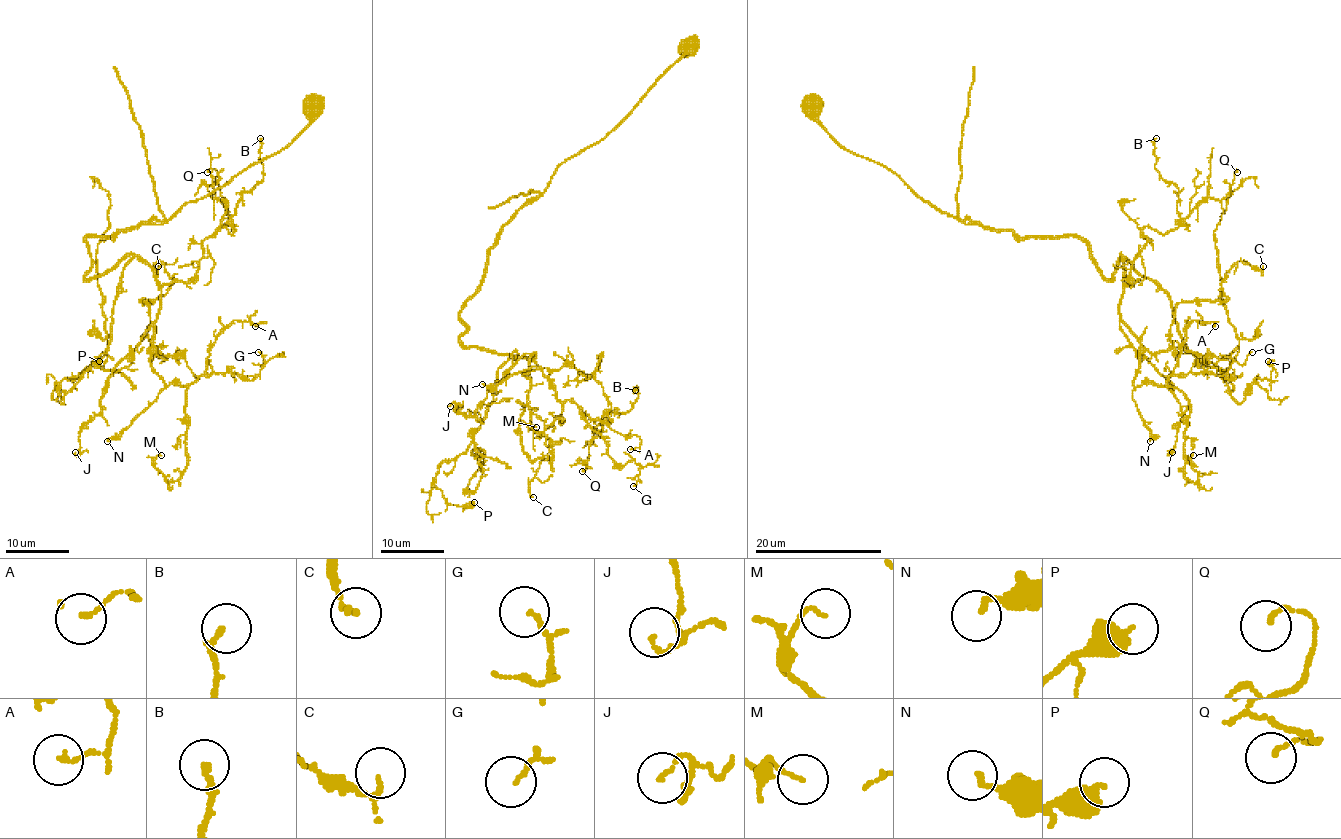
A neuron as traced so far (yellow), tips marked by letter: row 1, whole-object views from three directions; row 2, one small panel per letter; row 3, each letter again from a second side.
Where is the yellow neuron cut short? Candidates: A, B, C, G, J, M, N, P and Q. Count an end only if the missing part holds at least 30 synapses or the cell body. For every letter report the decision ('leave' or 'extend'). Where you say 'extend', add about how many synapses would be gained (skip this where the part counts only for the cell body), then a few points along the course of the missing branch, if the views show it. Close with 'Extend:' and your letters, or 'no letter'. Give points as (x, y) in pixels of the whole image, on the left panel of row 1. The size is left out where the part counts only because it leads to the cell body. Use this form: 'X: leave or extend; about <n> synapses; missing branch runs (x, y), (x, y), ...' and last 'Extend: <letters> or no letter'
A: leave
B: leave
C: leave
G: leave
J: leave
M: leave
N: leave
P: leave
Q: leave
Extend: no letter

